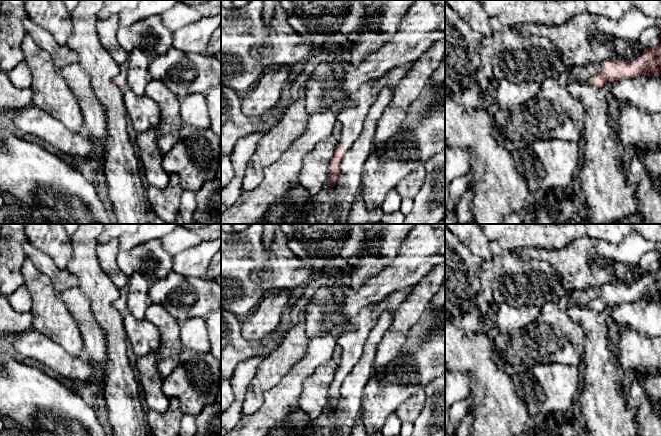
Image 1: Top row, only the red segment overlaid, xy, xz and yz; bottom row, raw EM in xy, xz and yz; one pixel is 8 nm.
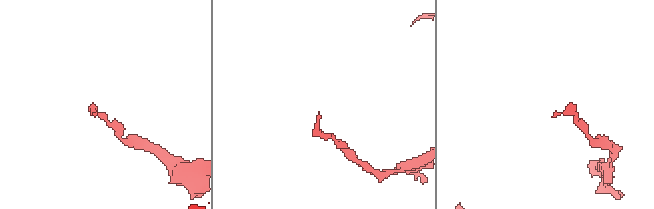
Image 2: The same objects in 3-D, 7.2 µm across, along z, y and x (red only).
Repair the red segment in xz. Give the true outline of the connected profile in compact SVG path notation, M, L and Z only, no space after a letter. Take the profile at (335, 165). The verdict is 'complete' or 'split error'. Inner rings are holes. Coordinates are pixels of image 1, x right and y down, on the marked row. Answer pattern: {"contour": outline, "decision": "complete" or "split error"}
{"contour": "M372 80L351 93L349 97L355 104L346 108L337 116L337 121L342 125L342 135L329 165L331 179L328 185L331 188L335 185L335 181L341 173L341 162L345 152L360 136L369 109L378 96L373 92L376 84L377 80Z", "decision": "split error"}

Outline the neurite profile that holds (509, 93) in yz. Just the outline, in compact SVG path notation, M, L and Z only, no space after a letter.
M504 78L494 84L493 93L500 111L506 111L526 104L537 96L540 89L541 83L539 82Z

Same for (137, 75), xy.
M139 49L130 53L125 71L125 84L138 96L145 94L147 84L152 80L148 68L151 59Z

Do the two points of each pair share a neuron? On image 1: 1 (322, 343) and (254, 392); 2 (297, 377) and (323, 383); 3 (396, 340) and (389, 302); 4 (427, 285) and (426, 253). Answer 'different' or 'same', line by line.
1: different
2: different
3: different
4: different

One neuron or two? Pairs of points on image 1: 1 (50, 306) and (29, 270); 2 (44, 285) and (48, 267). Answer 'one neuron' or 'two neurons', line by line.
1: one neuron
2: two neurons

